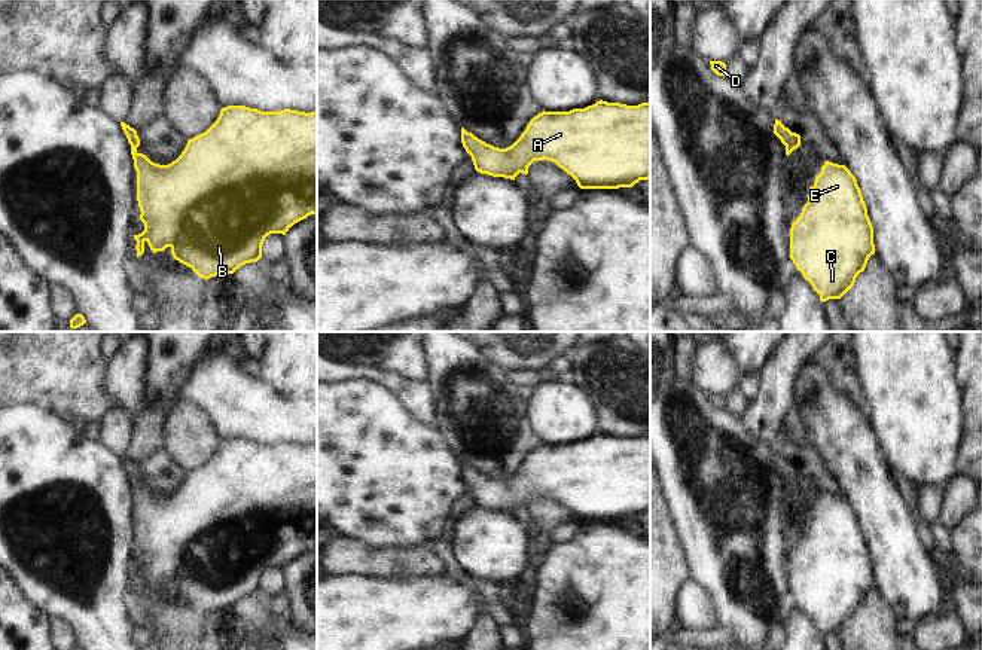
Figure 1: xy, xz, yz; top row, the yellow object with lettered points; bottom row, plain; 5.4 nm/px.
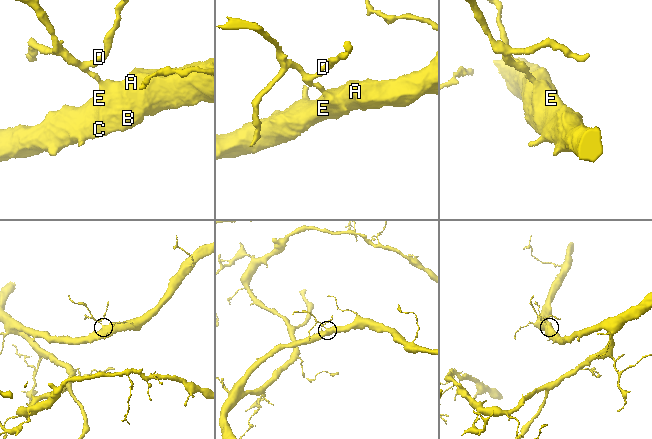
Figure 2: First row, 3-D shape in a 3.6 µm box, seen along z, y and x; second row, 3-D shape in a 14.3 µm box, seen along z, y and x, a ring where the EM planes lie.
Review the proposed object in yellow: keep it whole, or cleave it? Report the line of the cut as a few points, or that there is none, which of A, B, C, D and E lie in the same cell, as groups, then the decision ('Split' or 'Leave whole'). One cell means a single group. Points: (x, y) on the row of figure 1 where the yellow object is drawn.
No split. Groups: A B C D E. Leave whole

